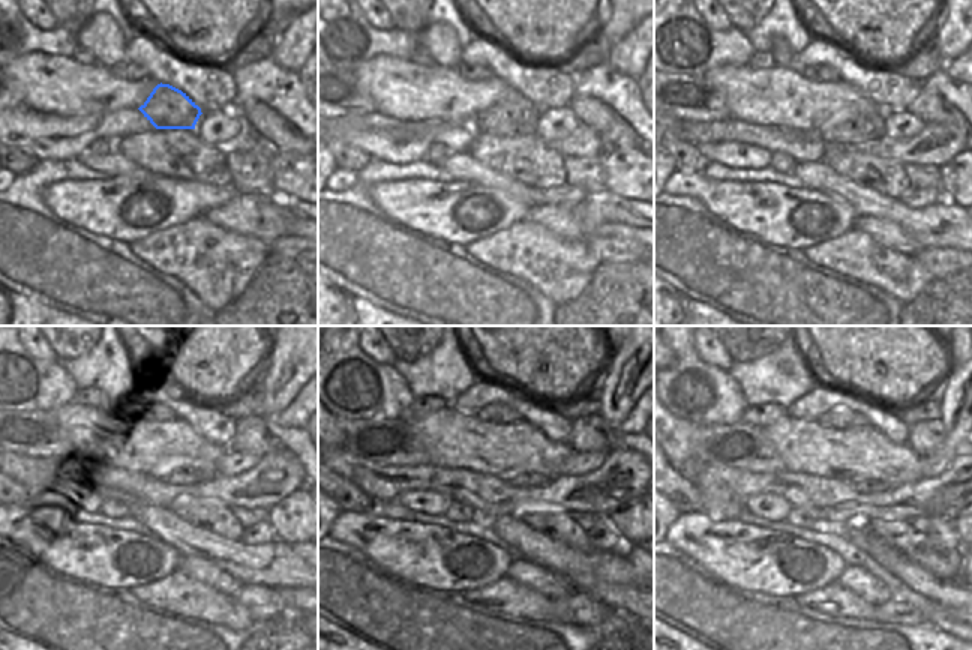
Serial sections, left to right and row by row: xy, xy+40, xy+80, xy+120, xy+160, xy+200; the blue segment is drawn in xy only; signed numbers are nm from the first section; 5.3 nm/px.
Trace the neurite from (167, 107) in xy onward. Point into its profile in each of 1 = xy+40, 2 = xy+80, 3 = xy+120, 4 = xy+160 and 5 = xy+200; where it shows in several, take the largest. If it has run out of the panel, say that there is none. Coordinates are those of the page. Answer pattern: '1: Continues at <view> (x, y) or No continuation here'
1: Continues at xy+40 (515, 114)
2: Continues at xy+80 (843, 132)
3: Continues at xy+120 (186, 476)
4: Continues at xy+160 (521, 478)
5: Continues at xy+200 (860, 484)

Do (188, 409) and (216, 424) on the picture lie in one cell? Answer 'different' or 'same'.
same

